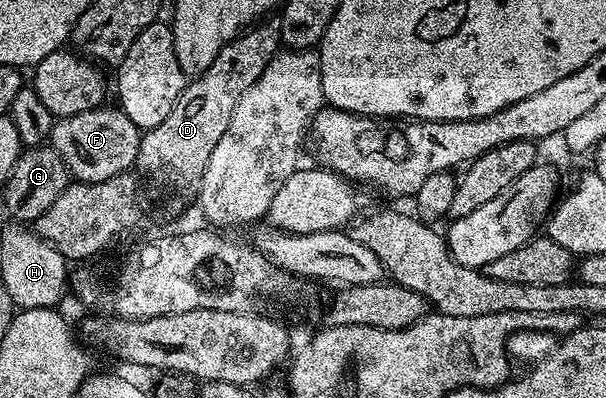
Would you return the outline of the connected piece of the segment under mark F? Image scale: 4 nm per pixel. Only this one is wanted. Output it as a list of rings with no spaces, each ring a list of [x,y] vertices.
[[[103,104],[95,110],[57,119],[50,129],[48,142],[69,168],[71,179],[103,182],[117,174],[127,173],[137,163],[139,137],[138,126],[124,116],[121,108],[114,104]]]

